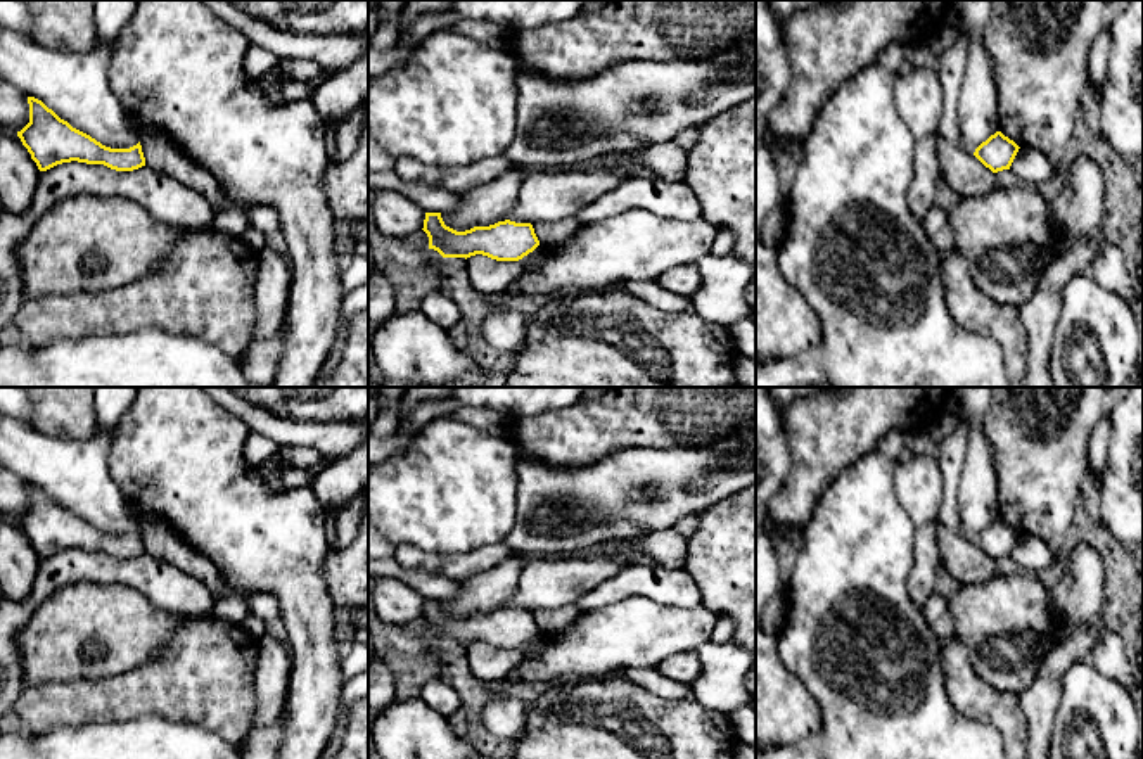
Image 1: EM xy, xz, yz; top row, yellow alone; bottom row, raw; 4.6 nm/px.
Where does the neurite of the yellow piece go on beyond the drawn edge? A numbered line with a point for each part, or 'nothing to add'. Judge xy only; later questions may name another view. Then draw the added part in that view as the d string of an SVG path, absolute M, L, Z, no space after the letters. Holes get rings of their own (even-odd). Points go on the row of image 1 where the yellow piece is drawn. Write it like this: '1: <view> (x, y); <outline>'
nothing to add

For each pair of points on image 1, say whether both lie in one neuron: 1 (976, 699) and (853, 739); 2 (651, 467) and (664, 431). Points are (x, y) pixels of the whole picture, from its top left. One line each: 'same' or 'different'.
1: different
2: different

